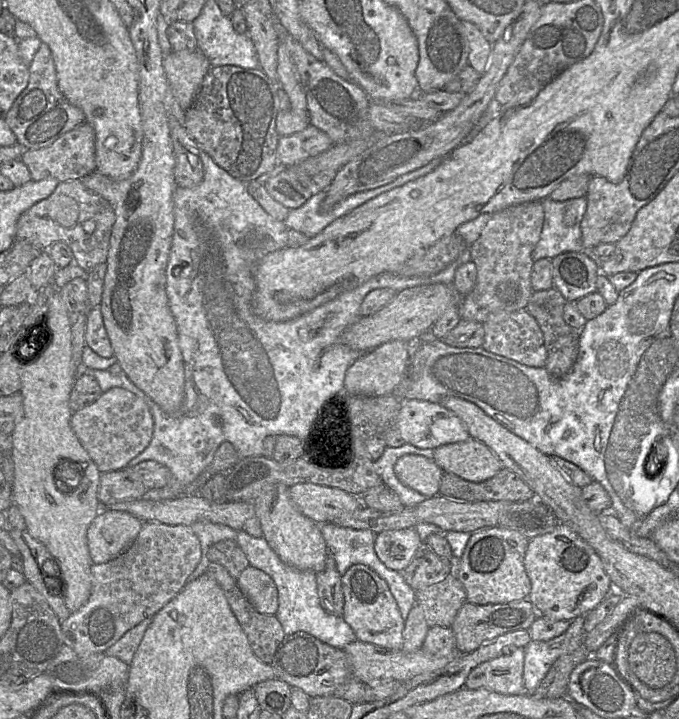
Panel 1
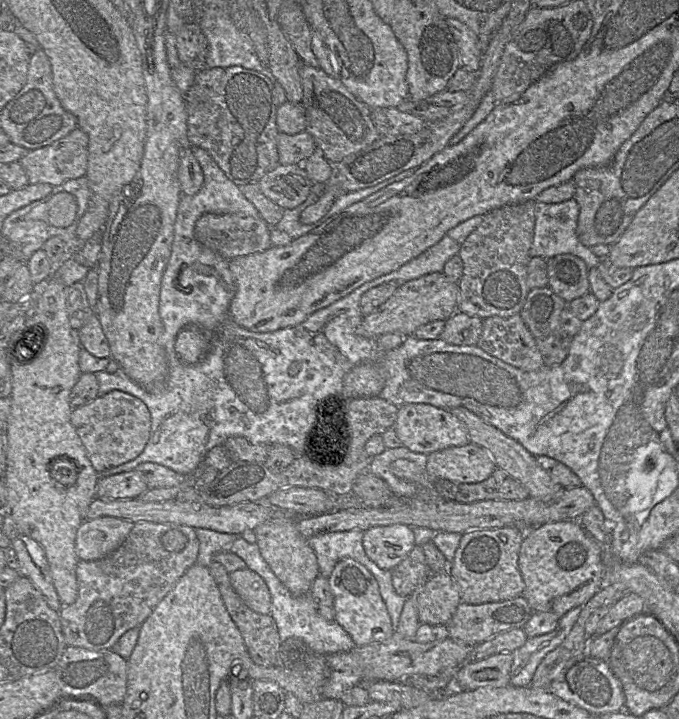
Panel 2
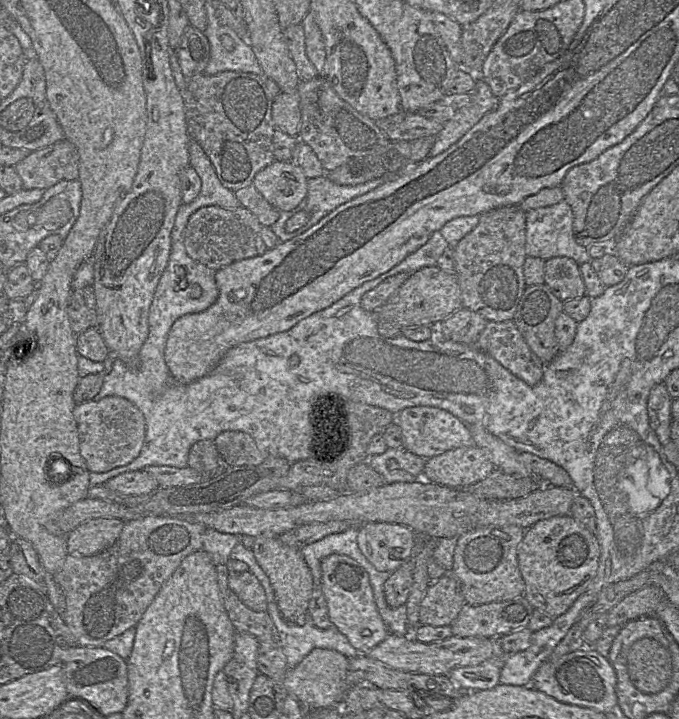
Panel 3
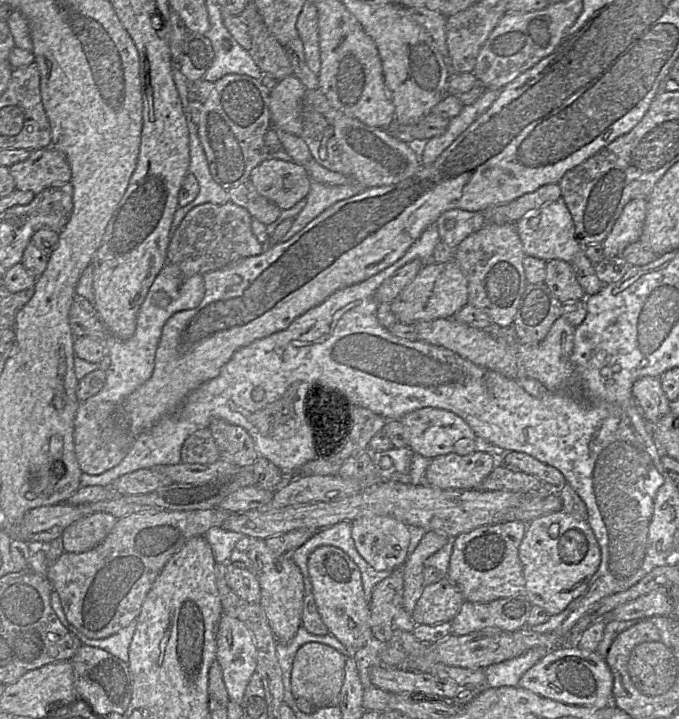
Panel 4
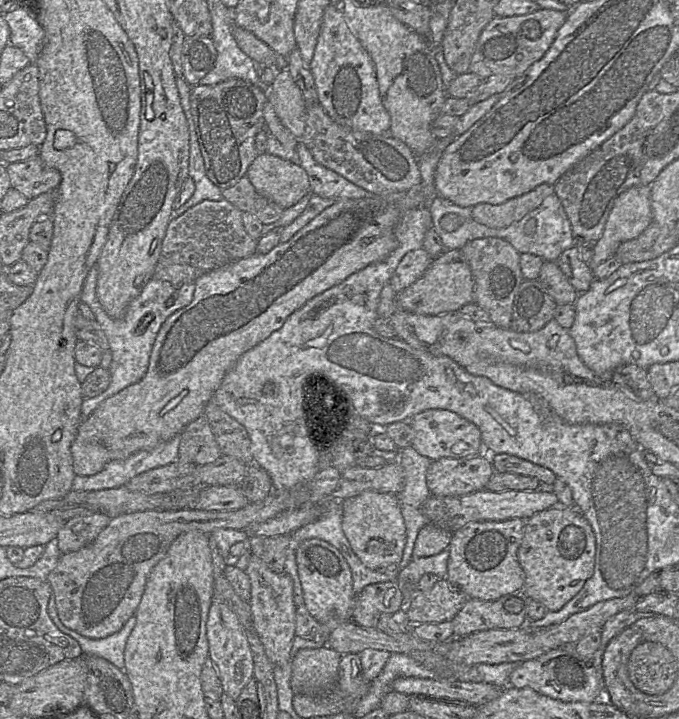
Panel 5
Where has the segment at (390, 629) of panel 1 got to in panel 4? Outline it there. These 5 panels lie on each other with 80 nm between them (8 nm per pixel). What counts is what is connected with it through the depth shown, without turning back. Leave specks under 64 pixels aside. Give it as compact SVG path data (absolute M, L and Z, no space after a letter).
M333 546L315 549L307 561L317 610L329 633L350 652L365 647L372 639L369 603L364 596L361 573L349 556Z

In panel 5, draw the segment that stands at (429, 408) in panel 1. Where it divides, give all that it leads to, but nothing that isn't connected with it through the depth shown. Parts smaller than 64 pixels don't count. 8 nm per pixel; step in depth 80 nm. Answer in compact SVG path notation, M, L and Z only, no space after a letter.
M428 409L416 414L408 422L413 430L412 447L431 461L441 458L468 458L484 452L479 428L452 411Z

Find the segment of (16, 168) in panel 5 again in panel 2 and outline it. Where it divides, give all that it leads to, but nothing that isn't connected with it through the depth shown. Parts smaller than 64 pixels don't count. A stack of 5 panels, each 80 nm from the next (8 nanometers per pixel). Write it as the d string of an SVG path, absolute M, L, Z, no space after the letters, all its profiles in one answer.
M76 127L67 136L43 148L29 150L19 161L29 184L58 186L86 175L88 135Z

